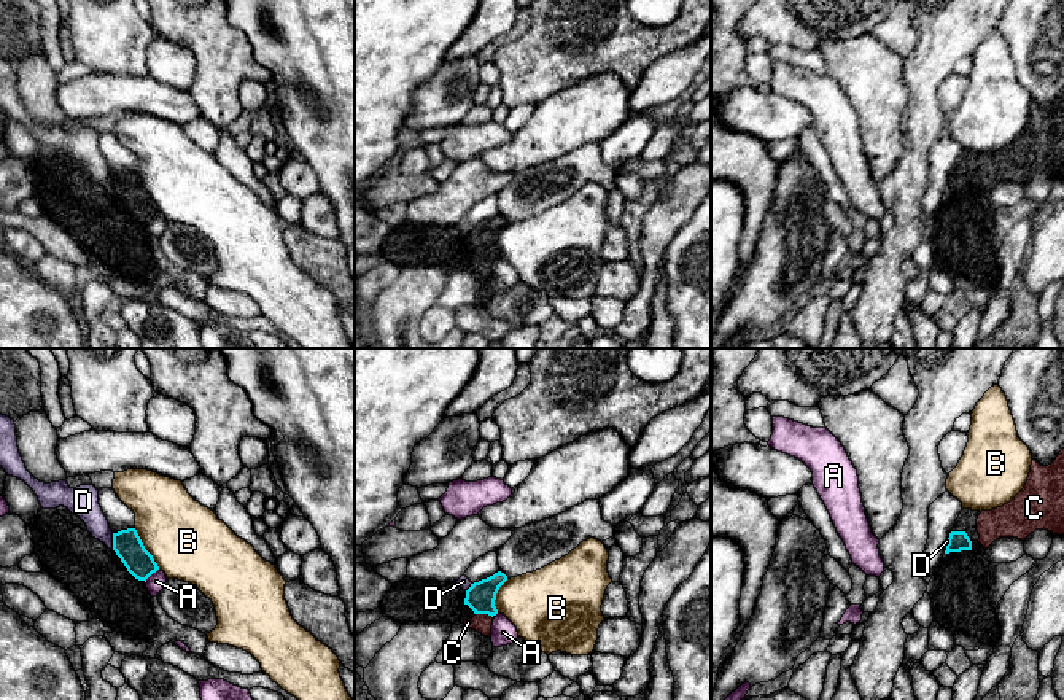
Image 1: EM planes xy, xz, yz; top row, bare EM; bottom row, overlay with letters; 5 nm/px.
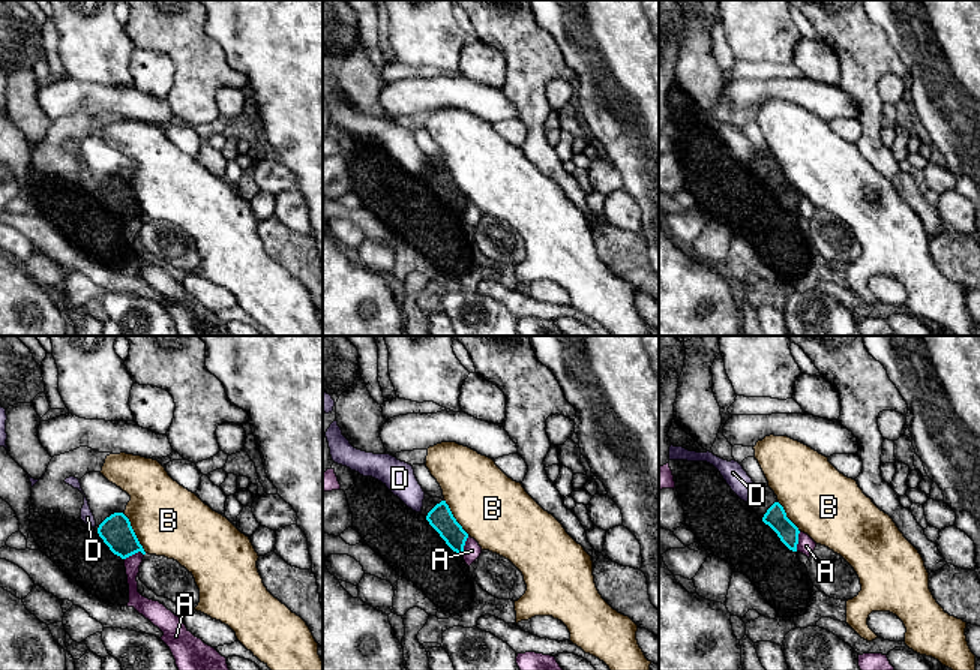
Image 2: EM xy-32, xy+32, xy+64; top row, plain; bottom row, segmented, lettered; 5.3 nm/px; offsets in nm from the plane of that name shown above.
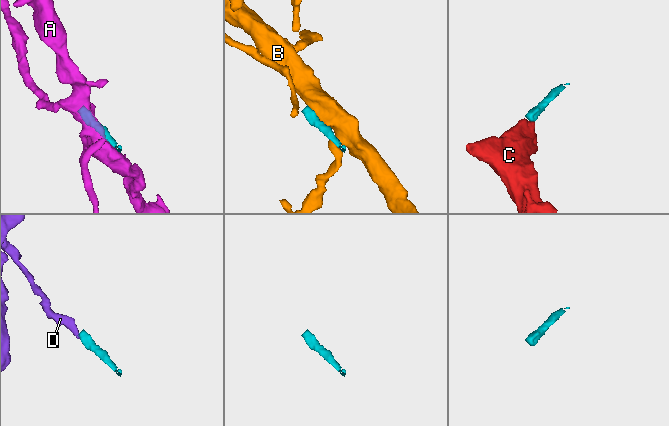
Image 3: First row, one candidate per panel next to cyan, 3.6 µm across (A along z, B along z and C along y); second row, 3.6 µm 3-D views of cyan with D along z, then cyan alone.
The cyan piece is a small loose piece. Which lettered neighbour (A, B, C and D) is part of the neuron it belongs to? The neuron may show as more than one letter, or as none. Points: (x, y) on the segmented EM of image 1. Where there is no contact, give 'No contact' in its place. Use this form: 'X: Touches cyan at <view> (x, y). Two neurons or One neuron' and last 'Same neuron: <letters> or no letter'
A: Touches cyan at xy (150, 575). Two neurons
B: Touches cyan at xy (145, 549). Two neurons
C: Touches cyan at xz (484, 613). One neuron
D: Touches cyan at xy (113, 541). Two neurons
Same neuron: C

